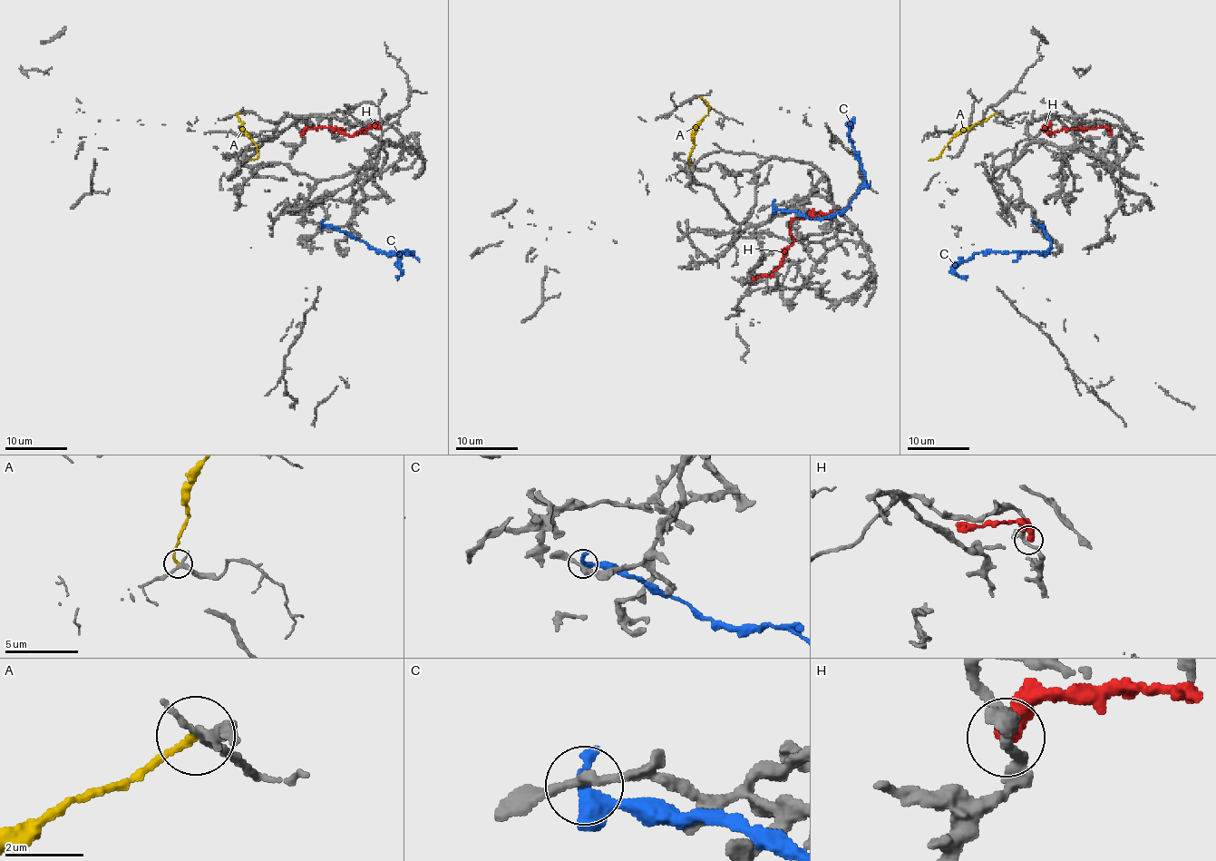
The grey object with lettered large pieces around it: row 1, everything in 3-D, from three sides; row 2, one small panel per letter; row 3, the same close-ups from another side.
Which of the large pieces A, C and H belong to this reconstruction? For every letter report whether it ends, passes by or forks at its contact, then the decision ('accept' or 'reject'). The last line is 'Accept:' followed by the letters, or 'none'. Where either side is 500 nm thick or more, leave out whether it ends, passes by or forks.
A: it ends there; reject
C: it passes by; reject
H: it ends there; reject
Accept: none

